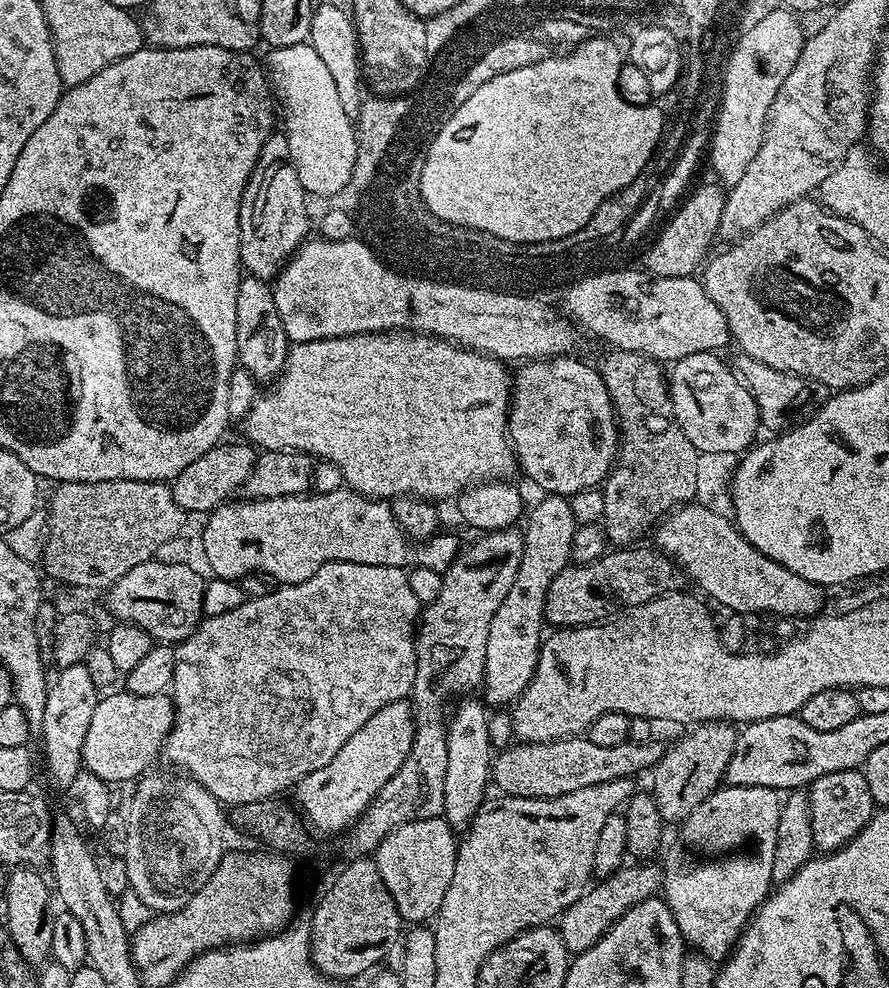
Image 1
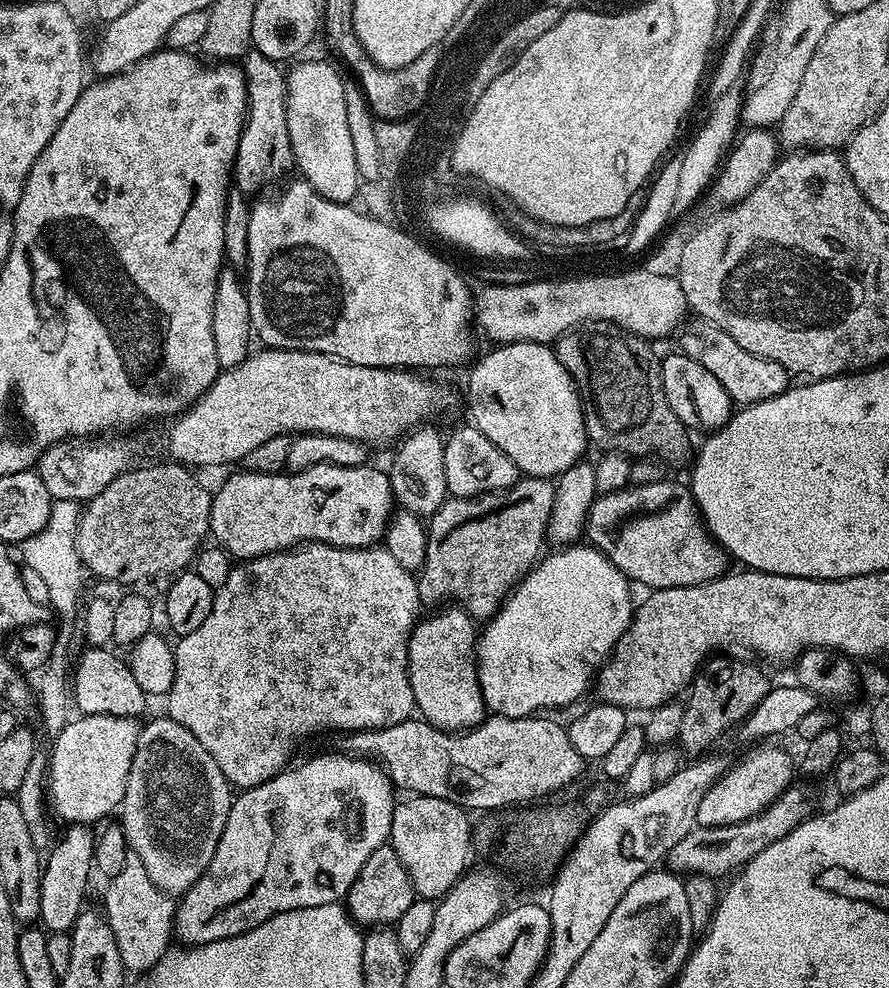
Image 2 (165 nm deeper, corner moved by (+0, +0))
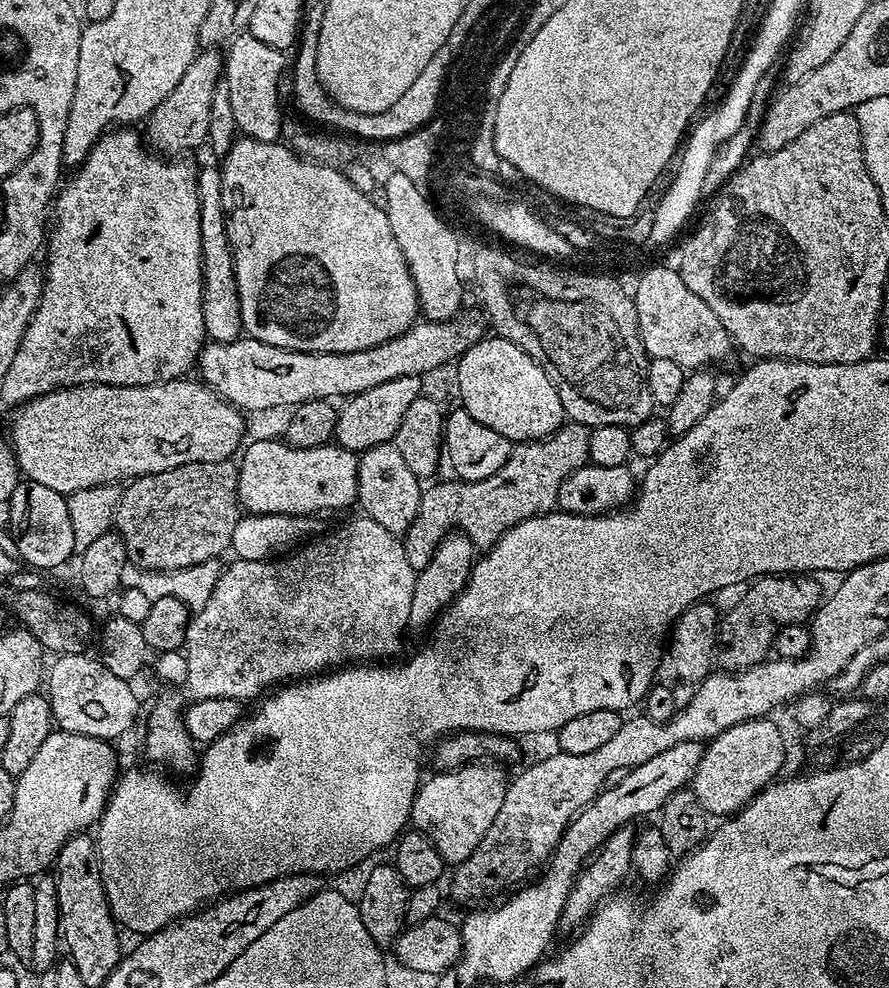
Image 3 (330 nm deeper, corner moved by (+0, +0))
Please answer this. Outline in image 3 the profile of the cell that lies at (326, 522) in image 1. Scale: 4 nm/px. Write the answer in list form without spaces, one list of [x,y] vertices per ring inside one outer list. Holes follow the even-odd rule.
[[[283,439],[256,440],[238,460],[238,490],[245,513],[311,517],[312,512],[332,512],[357,503],[357,453],[329,442],[313,448],[295,448]]]

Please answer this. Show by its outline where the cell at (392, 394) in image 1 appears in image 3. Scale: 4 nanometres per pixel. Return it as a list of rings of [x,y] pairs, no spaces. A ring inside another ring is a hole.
[[[196,378],[163,380],[160,384],[147,384],[146,386],[75,384],[73,388],[55,388],[52,392],[36,396],[33,400],[28,401],[27,404],[19,405],[17,412],[20,413],[12,420],[10,443],[12,451],[16,453],[16,463],[20,465],[21,473],[27,479],[38,482],[42,486],[50,486],[50,490],[58,490],[65,494],[77,492],[78,490],[86,490],[90,486],[131,482],[137,476],[158,474],[162,470],[170,470],[174,466],[182,466],[190,462],[218,462],[219,460],[226,460],[237,455],[238,449],[241,447],[240,439],[244,436],[243,418],[245,419],[245,417],[242,415],[241,409],[234,407],[233,404],[229,404],[213,388],[208,387],[207,384]]]

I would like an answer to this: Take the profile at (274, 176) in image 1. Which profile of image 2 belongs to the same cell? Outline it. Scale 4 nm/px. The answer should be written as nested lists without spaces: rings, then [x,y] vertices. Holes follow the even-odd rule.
[[[252,50],[243,57],[242,67],[248,95],[248,114],[244,118],[244,129],[240,134],[234,184],[241,192],[259,193],[271,180],[283,181],[288,171],[293,171],[290,130],[286,130],[286,72],[277,61],[266,58],[261,52]]]

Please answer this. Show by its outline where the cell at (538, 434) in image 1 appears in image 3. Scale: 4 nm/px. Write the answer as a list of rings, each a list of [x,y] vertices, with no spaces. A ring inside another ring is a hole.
[[[482,338],[474,346],[470,346],[470,350],[466,350],[455,365],[456,384],[460,387],[459,403],[472,417],[478,418],[482,426],[490,426],[490,430],[498,430],[498,434],[513,442],[540,440],[543,436],[555,432],[561,424],[565,423],[566,417],[553,377],[514,342],[499,338],[488,339]]]

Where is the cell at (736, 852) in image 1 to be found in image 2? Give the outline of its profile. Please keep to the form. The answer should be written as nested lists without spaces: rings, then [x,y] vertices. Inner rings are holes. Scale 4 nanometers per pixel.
[[[756,746],[753,748],[756,748],[753,750],[753,752],[748,752],[745,754],[744,757],[741,758],[740,761],[733,763],[731,767],[729,767],[729,770],[727,774],[725,774],[722,778],[718,778],[718,782],[714,782],[714,786],[710,786],[710,790],[706,790],[706,798],[702,798],[702,802],[700,805],[698,805],[698,818],[696,819],[697,825],[701,824],[713,824],[714,826],[722,826],[723,824],[733,824],[734,822],[742,822],[743,820],[749,820],[751,816],[754,814],[758,814],[760,811],[762,811],[766,806],[770,806],[773,804],[778,797],[787,790],[790,785],[794,783],[794,777],[792,775],[797,775],[798,768],[797,765],[794,763],[794,756],[792,760],[792,756],[790,753],[787,752],[784,748],[758,748],[762,746]]]

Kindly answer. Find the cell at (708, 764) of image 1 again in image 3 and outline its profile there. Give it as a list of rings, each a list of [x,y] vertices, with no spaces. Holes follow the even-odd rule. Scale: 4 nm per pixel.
[[[773,574],[758,576],[751,581],[743,589],[744,597],[728,613],[720,616],[720,627],[716,633],[718,647],[714,653],[715,663],[723,671],[741,672],[743,668],[769,659],[780,628],[811,621],[818,607],[816,595],[820,592],[820,584],[816,580],[819,579],[808,574]]]

